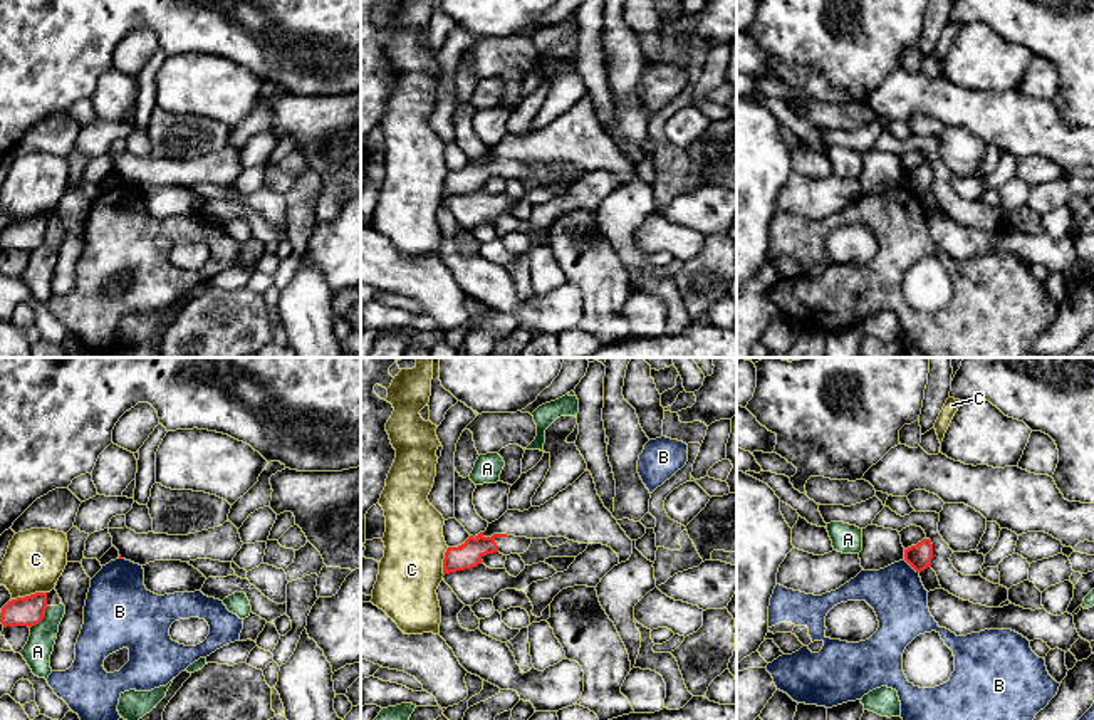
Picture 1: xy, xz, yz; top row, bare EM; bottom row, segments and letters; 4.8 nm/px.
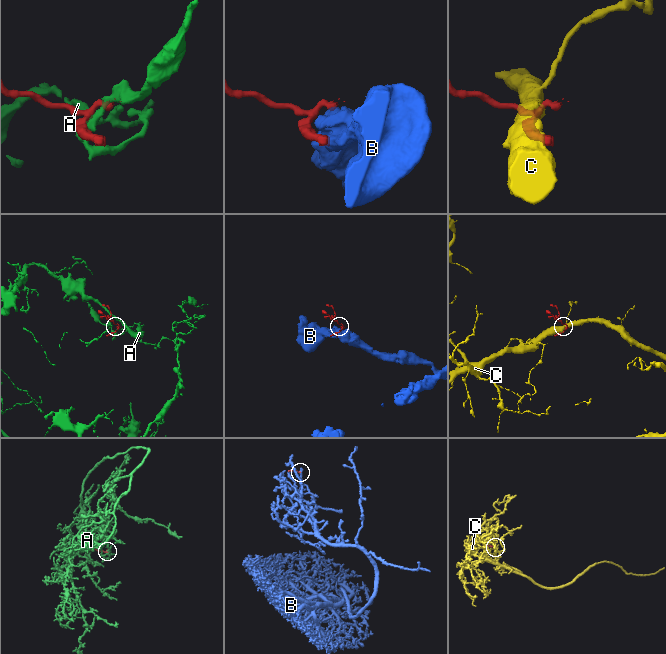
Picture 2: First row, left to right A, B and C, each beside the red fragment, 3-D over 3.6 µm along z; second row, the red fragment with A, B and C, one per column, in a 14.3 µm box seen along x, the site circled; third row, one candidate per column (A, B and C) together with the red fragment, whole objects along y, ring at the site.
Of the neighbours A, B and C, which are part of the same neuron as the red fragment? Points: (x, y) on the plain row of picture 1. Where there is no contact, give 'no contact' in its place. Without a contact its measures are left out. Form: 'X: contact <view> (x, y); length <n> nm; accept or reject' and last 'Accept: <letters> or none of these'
A: contact xy (42, 242); length 140 nm; reject
B: contact yz (911, 190); length 100 nm; reject
C: contact xy (27, 220); length 180 nm; reject
Accept: none of these

